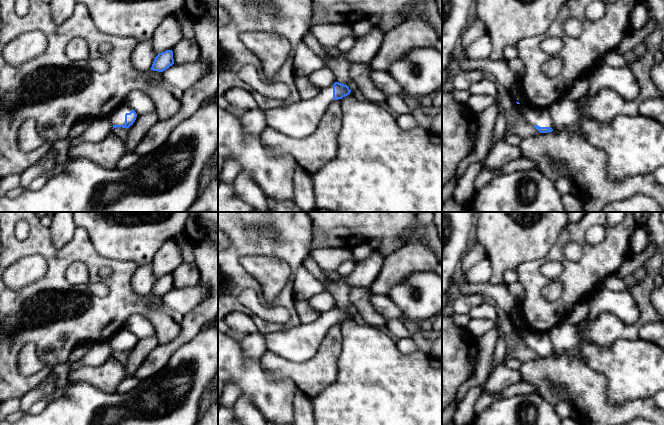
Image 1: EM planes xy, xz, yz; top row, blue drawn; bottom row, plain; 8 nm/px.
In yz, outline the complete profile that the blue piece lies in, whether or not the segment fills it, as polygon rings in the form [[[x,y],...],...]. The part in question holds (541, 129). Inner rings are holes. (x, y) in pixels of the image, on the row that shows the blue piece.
[[[520,103],[519,113],[528,124],[533,125],[540,133],[553,131],[553,121],[548,108],[539,108],[527,103]]]

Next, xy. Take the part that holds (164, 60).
[[[166,50],[159,53],[152,64],[151,70],[163,72],[174,64],[173,51]]]

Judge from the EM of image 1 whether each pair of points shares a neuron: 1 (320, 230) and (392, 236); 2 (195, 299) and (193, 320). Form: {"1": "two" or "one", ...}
{"1": "one", "2": "two"}

